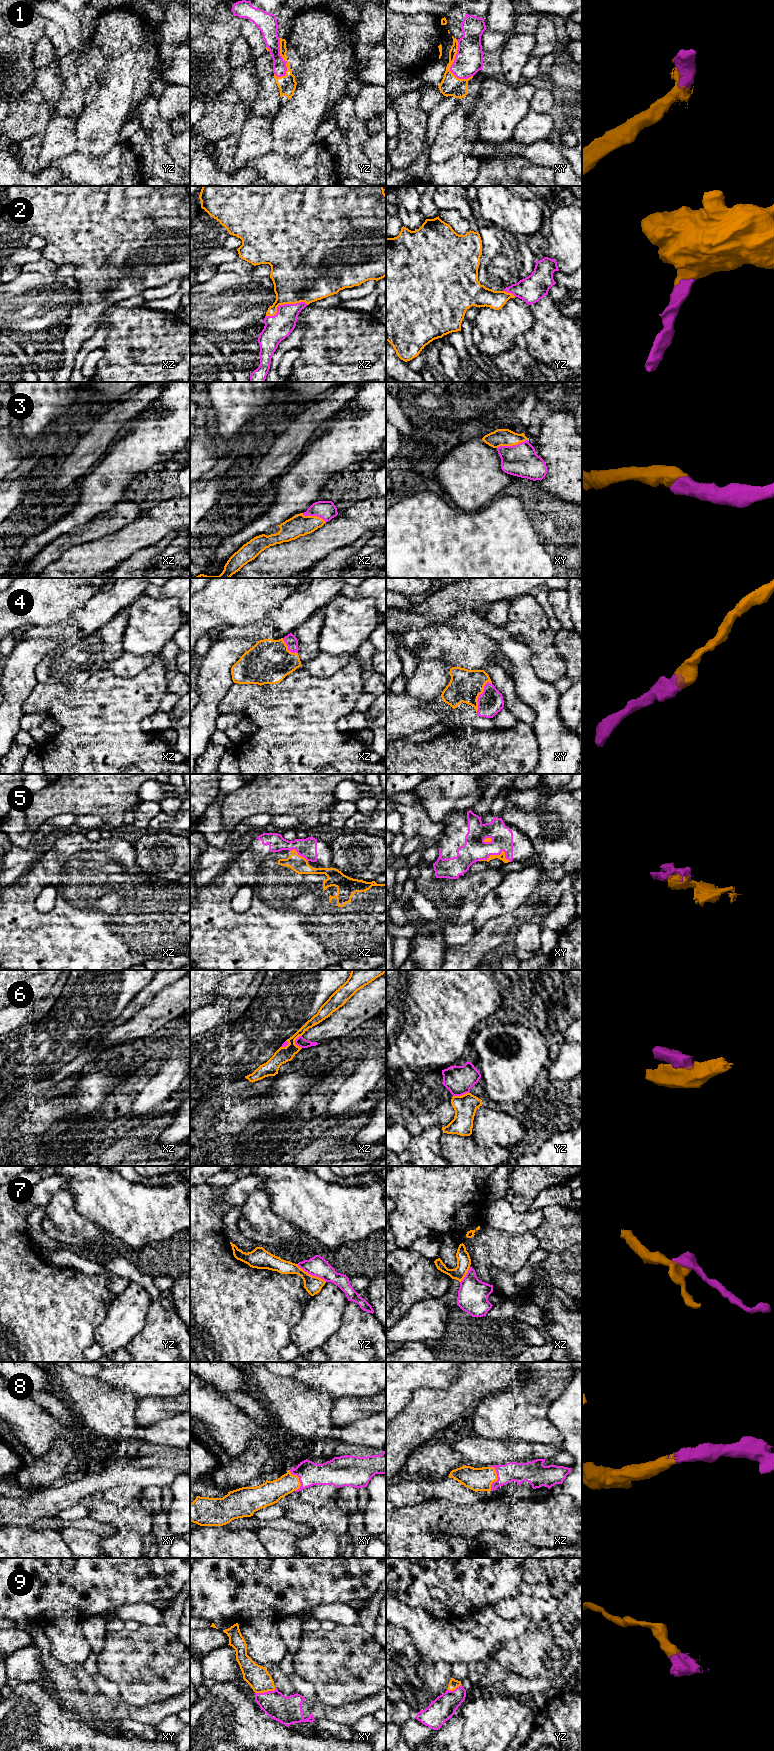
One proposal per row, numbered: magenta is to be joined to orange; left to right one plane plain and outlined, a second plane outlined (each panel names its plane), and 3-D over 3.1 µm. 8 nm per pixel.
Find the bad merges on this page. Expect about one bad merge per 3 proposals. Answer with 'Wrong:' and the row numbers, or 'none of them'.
Wrong: 6, 7

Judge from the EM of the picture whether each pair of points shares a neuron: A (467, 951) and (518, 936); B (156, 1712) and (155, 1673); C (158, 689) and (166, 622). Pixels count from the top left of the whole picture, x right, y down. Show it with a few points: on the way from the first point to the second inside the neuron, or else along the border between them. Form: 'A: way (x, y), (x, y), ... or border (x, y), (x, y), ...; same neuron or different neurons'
A: border (518, 922), (511, 939); different neurons
B: border (178, 1693), (164, 1700), (133, 1706); different neurons
C: border (160, 652), (155, 653); different neurons

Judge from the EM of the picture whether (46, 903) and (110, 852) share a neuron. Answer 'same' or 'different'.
different

